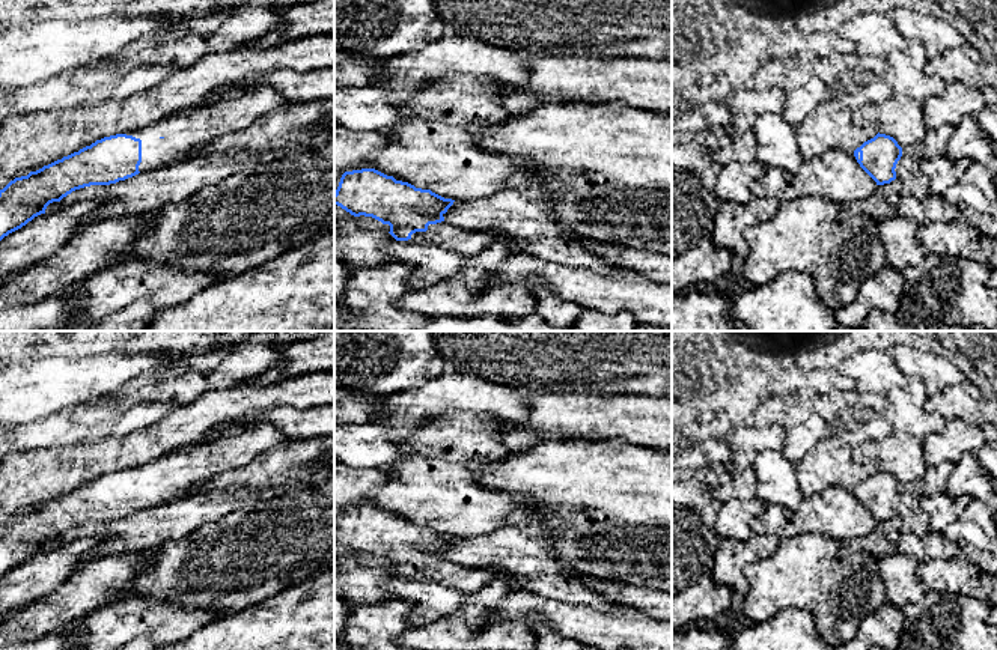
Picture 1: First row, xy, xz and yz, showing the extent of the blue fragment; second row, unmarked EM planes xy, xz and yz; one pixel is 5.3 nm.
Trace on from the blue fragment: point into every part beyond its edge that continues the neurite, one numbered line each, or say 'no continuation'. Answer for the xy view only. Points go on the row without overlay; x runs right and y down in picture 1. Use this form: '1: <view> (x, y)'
1: xy (182, 470)

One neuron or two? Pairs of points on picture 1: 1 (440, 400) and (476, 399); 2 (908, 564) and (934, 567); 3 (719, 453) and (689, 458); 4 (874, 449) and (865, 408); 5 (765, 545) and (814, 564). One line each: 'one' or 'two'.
1: one
2: two
3: one
4: two
5: two

